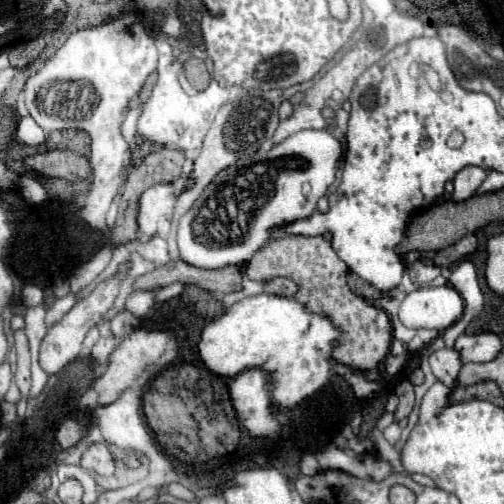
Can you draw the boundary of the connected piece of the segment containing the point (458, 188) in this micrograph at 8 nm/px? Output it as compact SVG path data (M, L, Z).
M467 166L464 170L458 172L458 176L454 178L454 192L450 200L468 200L476 194L476 190L486 178L486 170L478 166Z

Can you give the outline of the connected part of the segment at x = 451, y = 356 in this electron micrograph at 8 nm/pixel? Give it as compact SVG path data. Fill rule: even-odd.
M442 348L442 350L436 350L430 354L430 368L434 372L434 376L444 382L446 386L452 386L458 372L460 372L460 354L456 350L448 350L448 348Z

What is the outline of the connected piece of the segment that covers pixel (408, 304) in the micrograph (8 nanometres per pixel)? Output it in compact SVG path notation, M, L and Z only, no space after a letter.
M452 286L418 288L410 292L398 310L400 322L408 328L430 328L444 332L462 316L462 298Z

